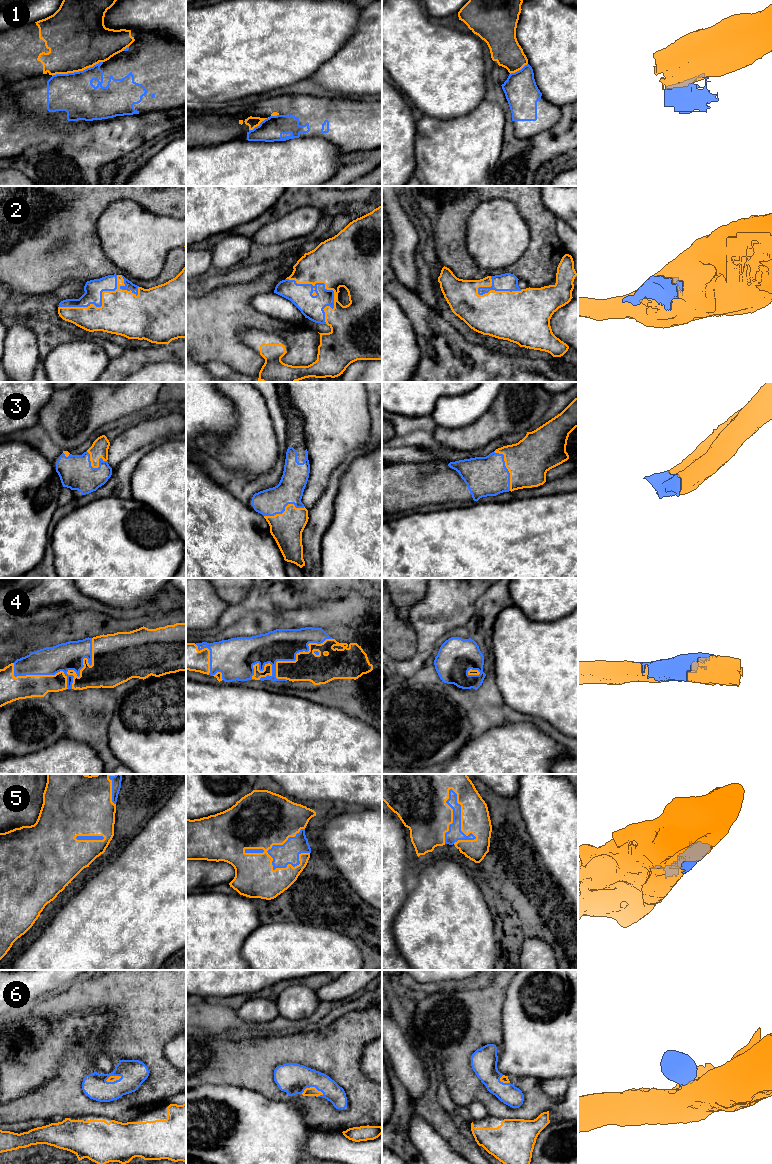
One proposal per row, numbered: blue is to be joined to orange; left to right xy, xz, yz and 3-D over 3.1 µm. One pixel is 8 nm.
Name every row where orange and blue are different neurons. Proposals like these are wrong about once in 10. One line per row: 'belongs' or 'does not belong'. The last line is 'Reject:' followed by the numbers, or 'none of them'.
1: does not belong
2: belongs
3: belongs
4: belongs
5: belongs
6: belongs
Reject: 1

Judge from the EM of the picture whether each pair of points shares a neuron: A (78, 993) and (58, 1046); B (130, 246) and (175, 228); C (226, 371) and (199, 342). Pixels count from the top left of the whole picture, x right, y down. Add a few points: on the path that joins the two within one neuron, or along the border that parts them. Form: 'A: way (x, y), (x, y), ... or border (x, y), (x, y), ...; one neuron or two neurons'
A: border (94, 1008), (85, 1014), (71, 1011), (49, 1020); two neurons
B: way (141, 235), (147, 229), (164, 229); one neuron
C: border (205, 362), (219, 361), (237, 371); two neurons

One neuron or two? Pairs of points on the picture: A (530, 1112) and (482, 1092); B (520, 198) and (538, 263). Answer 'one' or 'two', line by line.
A: one
B: one

